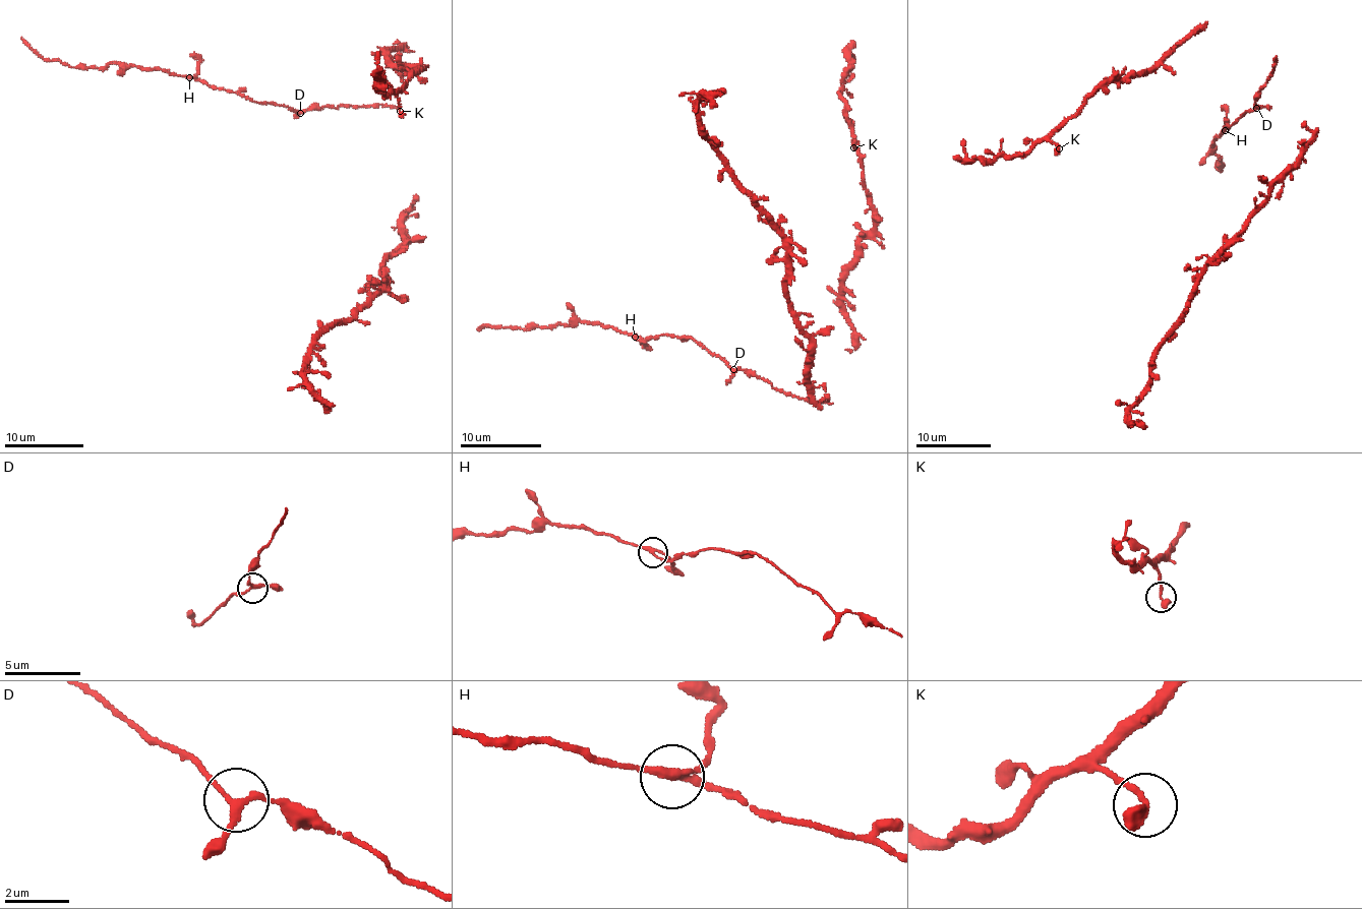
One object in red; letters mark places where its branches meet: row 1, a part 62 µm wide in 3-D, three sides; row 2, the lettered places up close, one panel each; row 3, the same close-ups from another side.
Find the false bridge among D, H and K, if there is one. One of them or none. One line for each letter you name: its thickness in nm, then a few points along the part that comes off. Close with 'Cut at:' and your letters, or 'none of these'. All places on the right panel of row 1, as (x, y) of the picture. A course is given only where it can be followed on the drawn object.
Cut at: none of these

